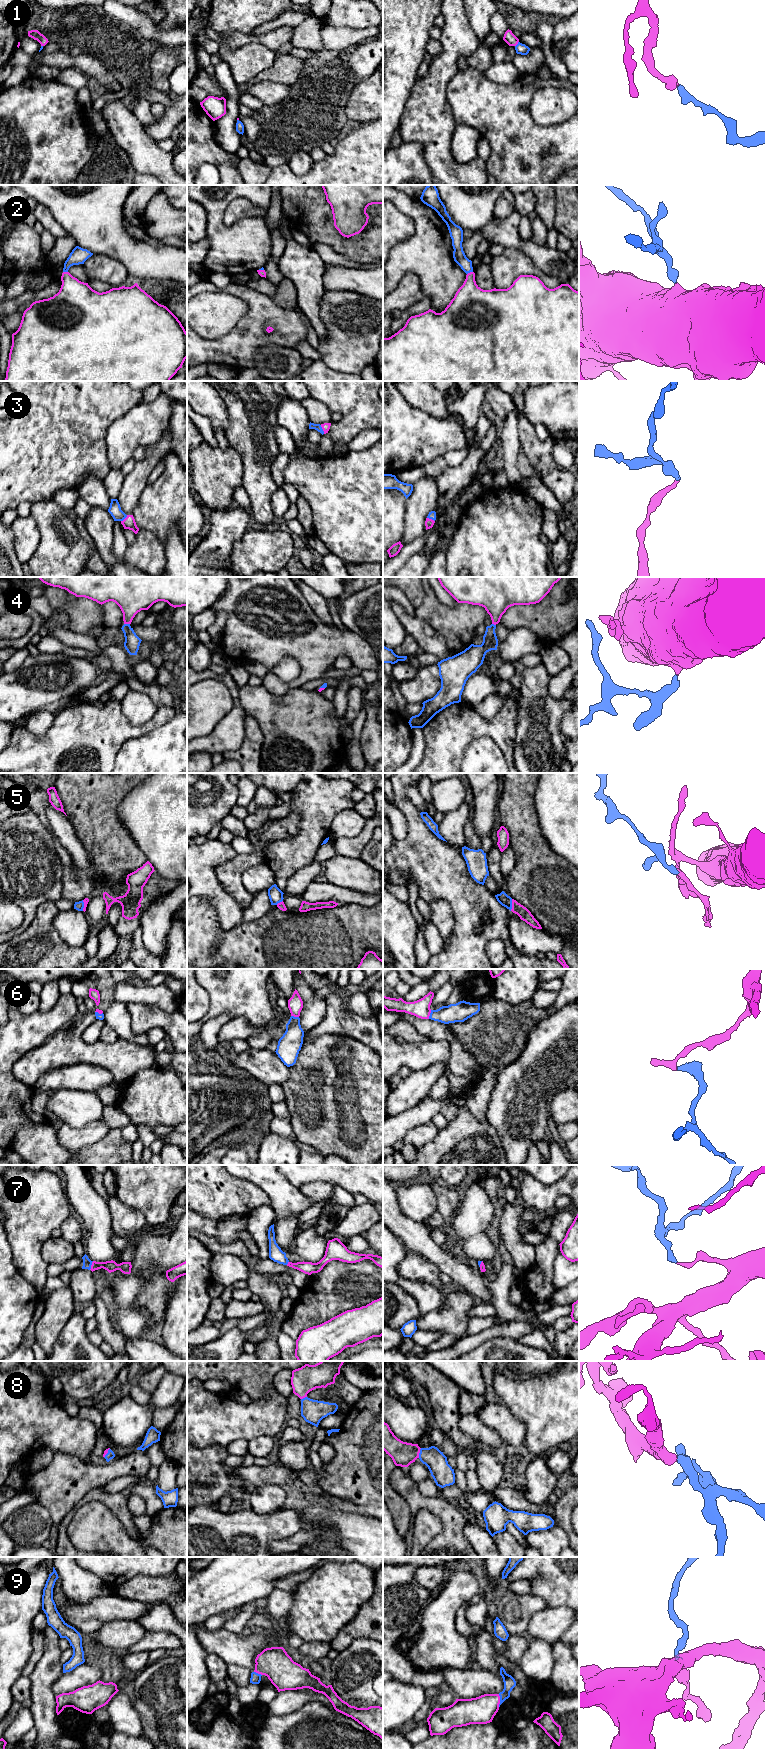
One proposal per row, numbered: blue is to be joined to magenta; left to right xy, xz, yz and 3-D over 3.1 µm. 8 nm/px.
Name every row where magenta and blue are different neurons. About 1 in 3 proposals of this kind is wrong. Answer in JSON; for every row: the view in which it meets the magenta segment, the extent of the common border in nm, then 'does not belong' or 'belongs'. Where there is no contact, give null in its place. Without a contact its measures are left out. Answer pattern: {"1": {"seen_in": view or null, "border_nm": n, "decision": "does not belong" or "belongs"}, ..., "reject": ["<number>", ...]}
{"1": {"seen_in": "yz", "border_nm": 50, "decision": "belongs"}, "2": {"seen_in": "yz", "border_nm": 50, "decision": "belongs"}, "3": {"seen_in": "xz", "border_nm": 80, "decision": "belongs"}, "4": {"seen_in": "xy", "border_nm": 50, "decision": "belongs"}, "5": {"seen_in": "yz", "border_nm": 100, "decision": "does not belong"}, "6": {"seen_in": "yz", "border_nm": 80, "decision": "belongs"}, "7": {"seen_in": "xy", "border_nm": 80, "decision": "belongs"}, "8": {"seen_in": "yz", "border_nm": 80, "decision": "belongs"}, "9": {"seen_in": "yz", "border_nm": 100, "decision": "belongs"}, "reject": ["5"]}

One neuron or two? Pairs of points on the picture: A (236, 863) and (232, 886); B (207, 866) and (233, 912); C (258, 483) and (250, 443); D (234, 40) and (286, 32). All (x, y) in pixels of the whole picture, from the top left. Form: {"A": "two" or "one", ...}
{"A": "one", "B": "one", "C": "one", "D": "one"}

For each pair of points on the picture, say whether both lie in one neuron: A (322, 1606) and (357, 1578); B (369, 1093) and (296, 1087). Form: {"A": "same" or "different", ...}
{"A": "same", "B": "same"}

